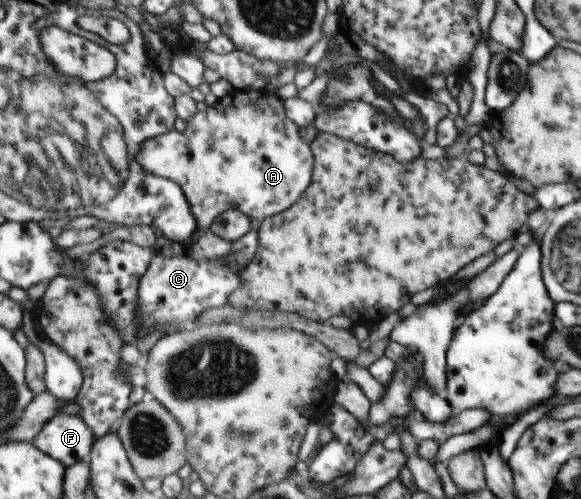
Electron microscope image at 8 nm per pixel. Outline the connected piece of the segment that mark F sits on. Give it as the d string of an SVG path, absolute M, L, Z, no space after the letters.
M64 413L50 420L33 440L37 447L59 459L67 469L89 459L95 441L96 434L81 415Z

